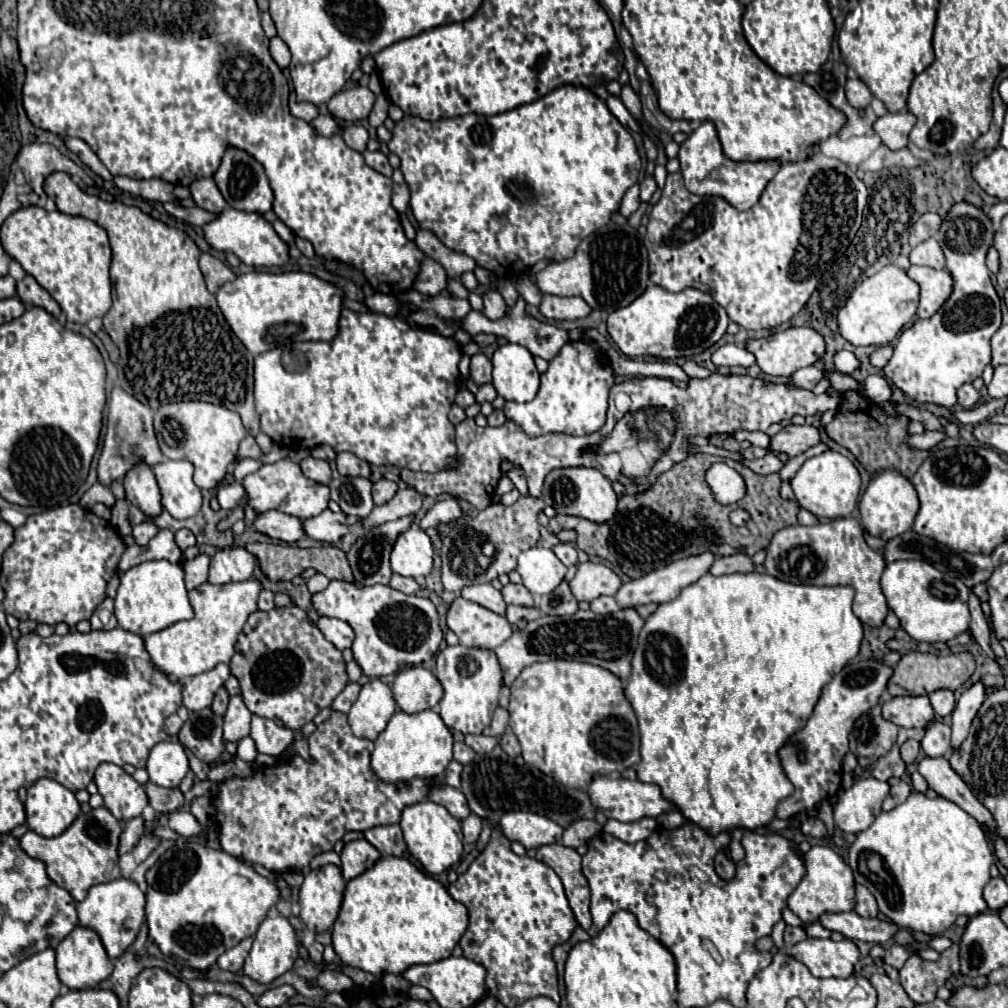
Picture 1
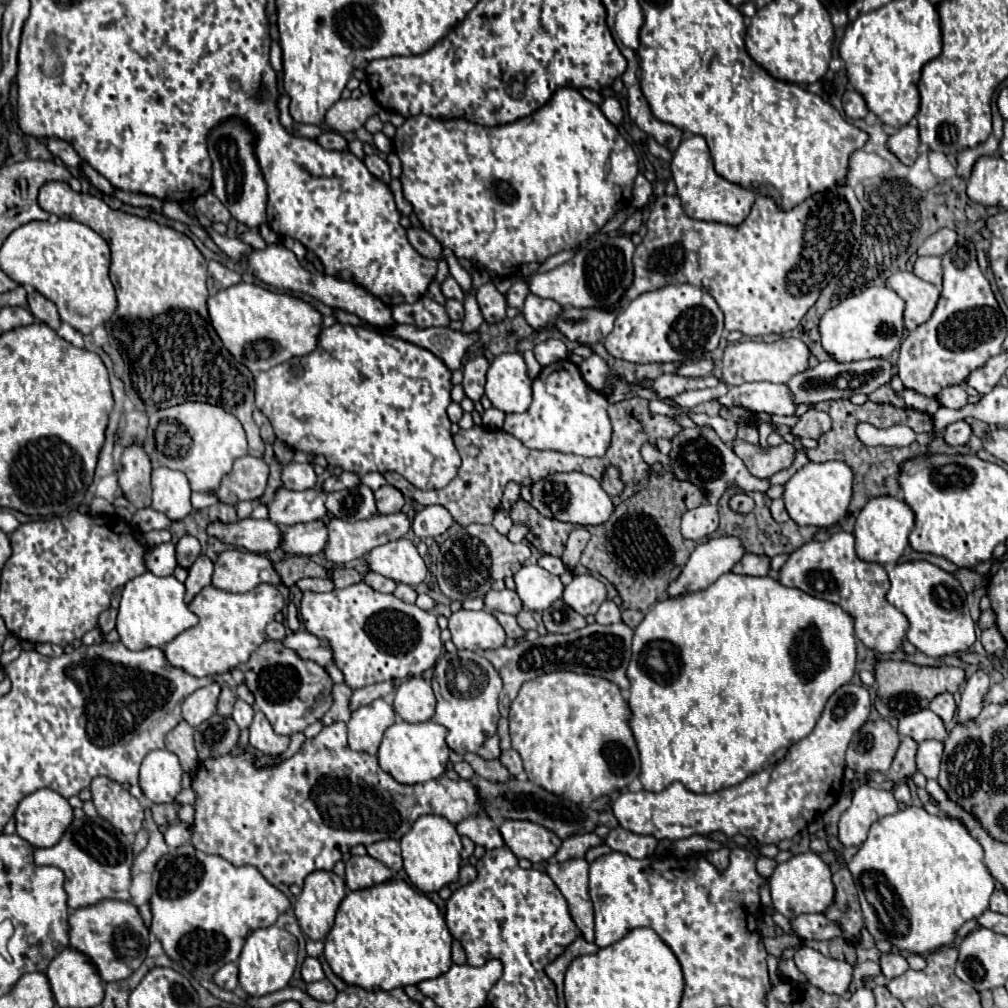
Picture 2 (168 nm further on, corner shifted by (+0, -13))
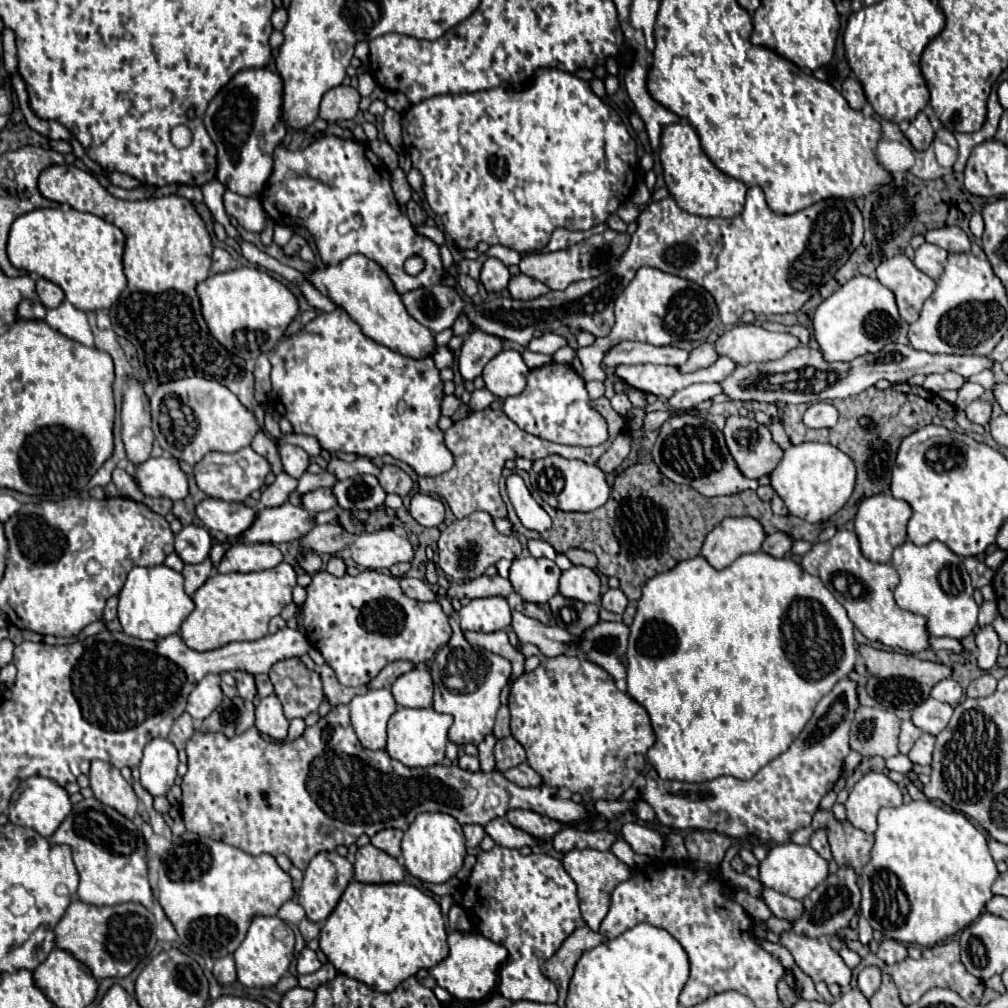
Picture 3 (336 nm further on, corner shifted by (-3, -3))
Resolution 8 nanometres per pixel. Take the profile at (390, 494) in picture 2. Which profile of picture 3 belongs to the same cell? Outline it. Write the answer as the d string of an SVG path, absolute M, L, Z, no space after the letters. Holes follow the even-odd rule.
M383 466L377 478L379 478L385 492L395 492L401 498L405 498L413 486L413 480L409 478L409 474L405 474L397 466Z

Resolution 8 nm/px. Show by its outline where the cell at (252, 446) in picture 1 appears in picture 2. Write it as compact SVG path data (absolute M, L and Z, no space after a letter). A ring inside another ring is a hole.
M244 456L234 462L230 474L224 476L216 496L222 504L234 506L240 500L256 500L266 488L268 466L262 458Z

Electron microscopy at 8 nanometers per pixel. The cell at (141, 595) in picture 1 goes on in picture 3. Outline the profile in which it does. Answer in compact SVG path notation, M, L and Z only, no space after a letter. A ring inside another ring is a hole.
M161 564L153 568L131 568L125 586L119 592L117 612L125 634L141 640L163 640L163 636L177 634L193 608L193 600L183 590L183 576Z

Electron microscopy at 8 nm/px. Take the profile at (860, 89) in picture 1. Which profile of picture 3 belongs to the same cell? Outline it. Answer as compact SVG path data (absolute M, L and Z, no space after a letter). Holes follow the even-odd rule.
M853 76L843 82L843 96L845 96L845 100L849 102L849 106L855 108L855 110L861 110L861 108L865 106L865 102L867 102L859 80L853 78Z

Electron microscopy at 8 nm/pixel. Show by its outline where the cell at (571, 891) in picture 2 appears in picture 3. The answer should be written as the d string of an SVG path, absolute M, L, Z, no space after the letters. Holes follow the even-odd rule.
M571 850L563 856L563 866L567 870L567 874L575 880L577 884L577 894L579 894L579 902L581 902L581 914L583 920L587 922L587 926L591 930L599 930L599 924L603 922L603 918L607 916L609 904L611 904L611 892L615 890L617 884L621 884L623 880L631 878L631 868L627 864L623 864L611 850Z

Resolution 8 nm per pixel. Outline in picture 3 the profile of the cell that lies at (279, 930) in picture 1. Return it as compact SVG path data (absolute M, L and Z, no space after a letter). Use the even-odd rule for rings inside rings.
M255 916L245 940L241 946L233 952L235 968L237 968L237 980L247 986L247 988L265 988L265 986L275 986L283 974L289 970L291 958L293 958L293 944L295 936L293 930L279 920L277 916Z

